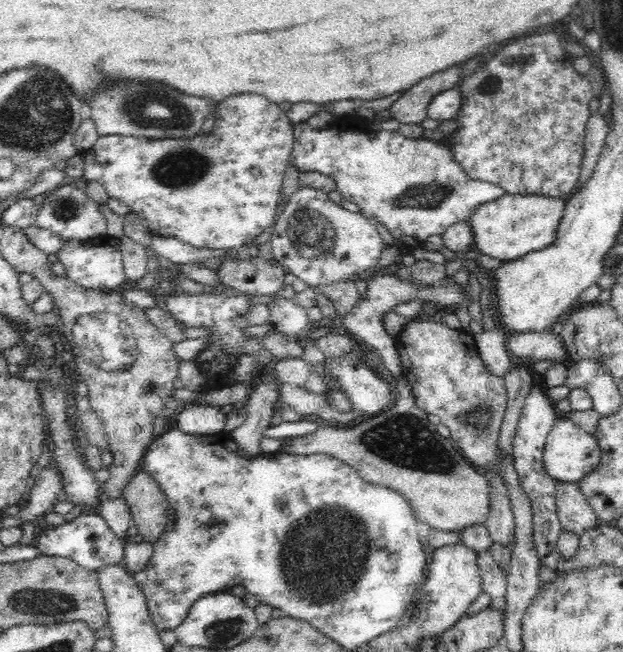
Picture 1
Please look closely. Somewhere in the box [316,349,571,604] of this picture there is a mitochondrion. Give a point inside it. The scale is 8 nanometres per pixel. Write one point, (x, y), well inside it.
(406, 440)

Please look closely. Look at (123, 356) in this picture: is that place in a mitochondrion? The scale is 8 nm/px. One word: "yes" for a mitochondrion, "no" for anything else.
yes

